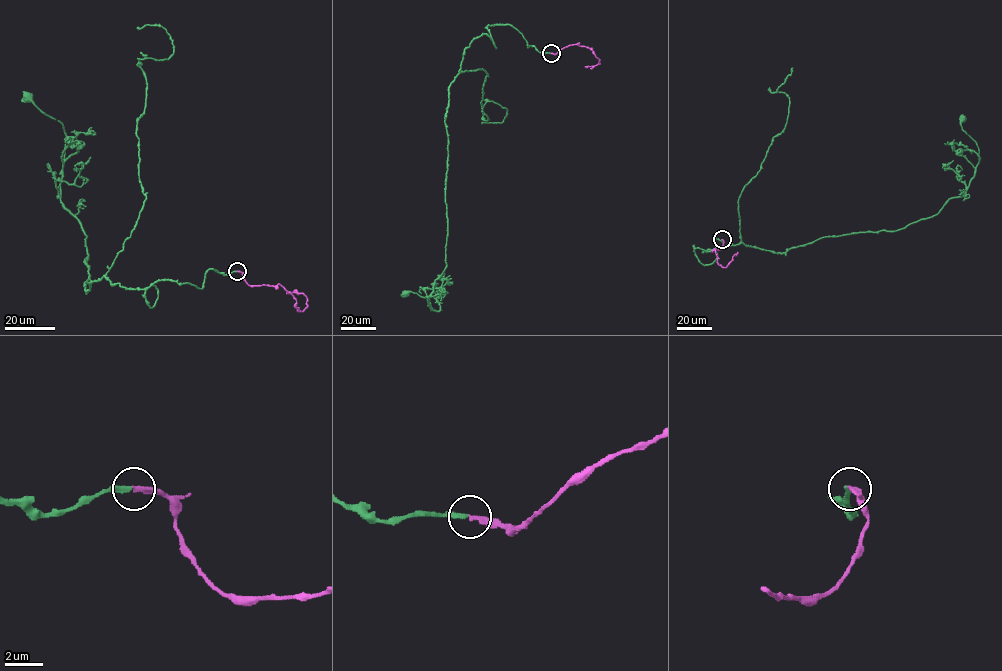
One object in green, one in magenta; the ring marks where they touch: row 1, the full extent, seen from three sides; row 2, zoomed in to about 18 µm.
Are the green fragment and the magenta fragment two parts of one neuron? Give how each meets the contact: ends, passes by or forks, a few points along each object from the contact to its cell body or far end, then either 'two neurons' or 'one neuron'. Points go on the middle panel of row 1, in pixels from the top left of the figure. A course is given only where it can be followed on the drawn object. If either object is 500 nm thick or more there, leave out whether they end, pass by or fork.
green ends there; magenta ends there; green runs (551, 53), (508, 24), (464, 50), (446, 267), (431, 310), (406, 294); magenta runs (551, 53), (556, 54), (572, 45), (592, 48), (599, 63), (585, 66); one neuron

